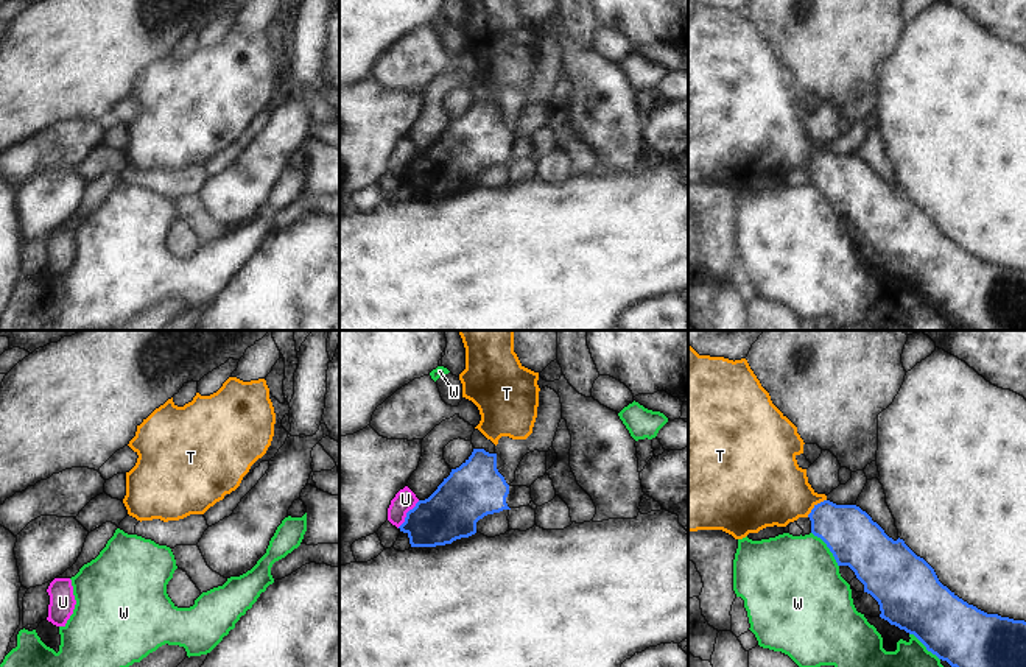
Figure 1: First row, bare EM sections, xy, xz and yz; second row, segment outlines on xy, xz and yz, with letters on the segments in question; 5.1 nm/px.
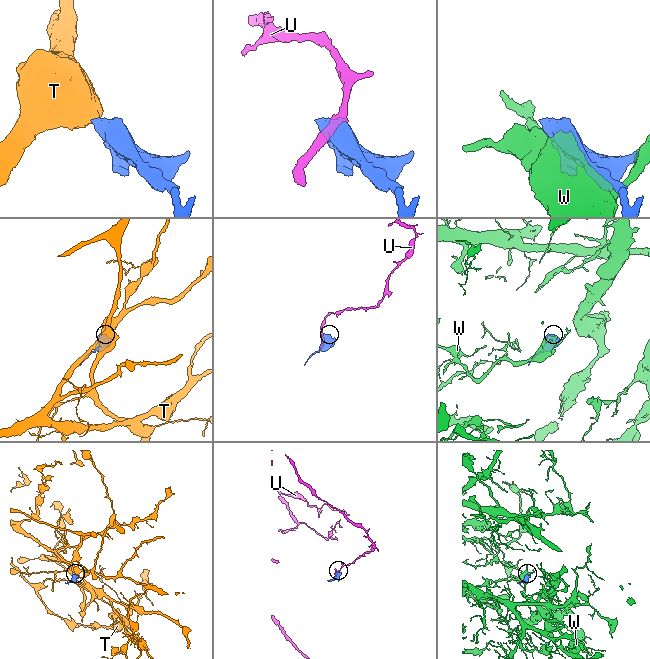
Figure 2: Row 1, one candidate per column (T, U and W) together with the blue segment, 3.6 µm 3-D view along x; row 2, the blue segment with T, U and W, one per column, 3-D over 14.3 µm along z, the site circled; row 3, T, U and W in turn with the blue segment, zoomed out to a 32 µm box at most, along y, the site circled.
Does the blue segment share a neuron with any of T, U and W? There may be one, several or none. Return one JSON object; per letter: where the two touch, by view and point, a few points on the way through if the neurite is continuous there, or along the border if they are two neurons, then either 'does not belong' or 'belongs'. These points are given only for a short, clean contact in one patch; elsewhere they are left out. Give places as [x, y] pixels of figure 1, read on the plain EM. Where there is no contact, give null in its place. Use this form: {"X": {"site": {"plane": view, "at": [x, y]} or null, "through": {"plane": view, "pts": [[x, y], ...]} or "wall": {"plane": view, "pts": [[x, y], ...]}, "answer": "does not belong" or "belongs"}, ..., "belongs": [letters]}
{"T": {"site": {"plane": "yz", "at": [815, 158]}, "wall": {"plane": "yz", "pts": [[825, 150], [807, 167]]}, "answer": "does not belong"}, "U": {"site": {"plane": "xz", "at": [407, 165]}, "wall": {"plane": "xz", "pts": [[419, 151], [397, 178]]}, "answer": "does not belong"}, "W": {"site": {"plane": "yz", "at": [829, 198]}, "answer": "does not belong"}, "belongs": []}

